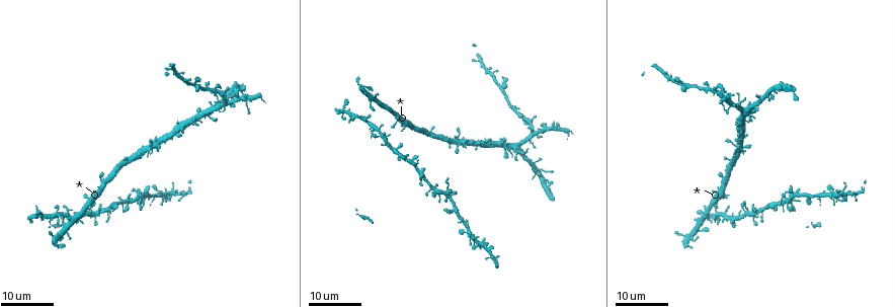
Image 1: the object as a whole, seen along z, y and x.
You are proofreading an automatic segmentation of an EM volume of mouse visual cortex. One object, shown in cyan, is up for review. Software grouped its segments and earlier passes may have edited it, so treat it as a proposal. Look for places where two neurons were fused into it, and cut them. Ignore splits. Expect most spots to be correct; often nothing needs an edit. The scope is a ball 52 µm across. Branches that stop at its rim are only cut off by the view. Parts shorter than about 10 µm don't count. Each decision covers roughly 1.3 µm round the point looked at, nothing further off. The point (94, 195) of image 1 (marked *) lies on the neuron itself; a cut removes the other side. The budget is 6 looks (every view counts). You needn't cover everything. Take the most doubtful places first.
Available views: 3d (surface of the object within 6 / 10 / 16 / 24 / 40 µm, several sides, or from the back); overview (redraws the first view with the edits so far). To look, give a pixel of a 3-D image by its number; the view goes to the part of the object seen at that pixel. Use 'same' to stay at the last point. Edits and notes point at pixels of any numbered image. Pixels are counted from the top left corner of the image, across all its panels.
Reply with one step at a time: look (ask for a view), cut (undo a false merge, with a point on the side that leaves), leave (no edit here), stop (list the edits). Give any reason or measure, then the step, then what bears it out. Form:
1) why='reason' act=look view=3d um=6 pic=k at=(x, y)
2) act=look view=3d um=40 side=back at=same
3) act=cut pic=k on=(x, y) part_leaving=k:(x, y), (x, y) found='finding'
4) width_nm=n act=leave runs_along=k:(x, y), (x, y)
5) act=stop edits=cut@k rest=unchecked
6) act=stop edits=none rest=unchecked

why='three-way junction' act=look view=3d um=16 pic=1 at=(423, 181)

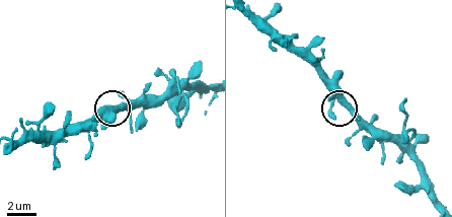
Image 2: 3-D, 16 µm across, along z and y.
why='closer look' act=look view=3d um=6 at=same

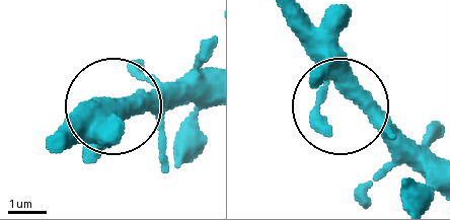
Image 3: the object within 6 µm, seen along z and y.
act=look view=3d um=6 side=back pic=3 at=(328, 90)

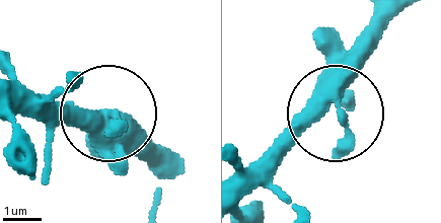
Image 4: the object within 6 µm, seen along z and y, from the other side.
side_arm_um=18 act=leave found='continuous, no second neuron'

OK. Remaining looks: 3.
why='four or more arms meet' act=look view=3d um=24 pic=1 at=(717, 211)

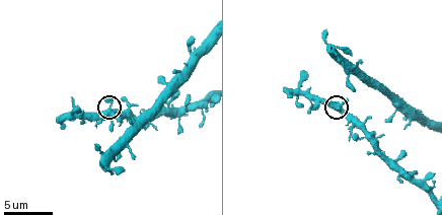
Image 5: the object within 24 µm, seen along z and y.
act=look view=3d um=10 pic=5 at=(110, 111)

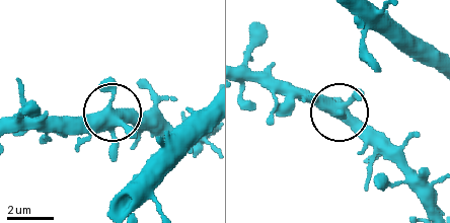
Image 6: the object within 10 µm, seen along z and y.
why='other side' act=look view=3d um=10 side=back pic=6 at=(111, 111)

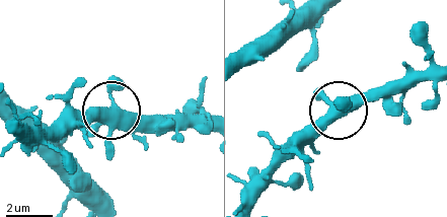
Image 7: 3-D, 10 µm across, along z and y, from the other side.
arms=5 act=leave found='continuous, no second neuron'

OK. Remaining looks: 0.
act=stop edits=none rest=unchecked

